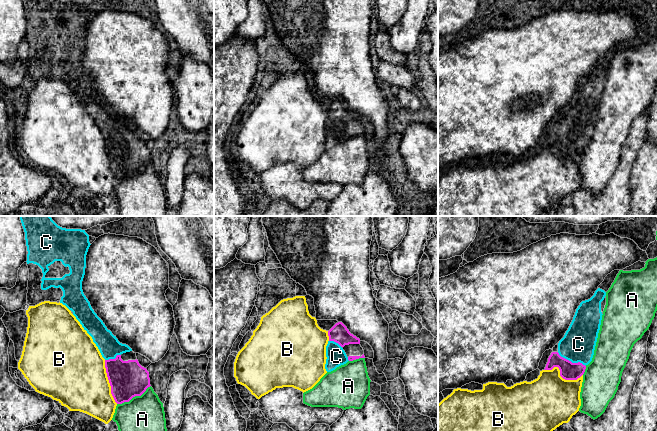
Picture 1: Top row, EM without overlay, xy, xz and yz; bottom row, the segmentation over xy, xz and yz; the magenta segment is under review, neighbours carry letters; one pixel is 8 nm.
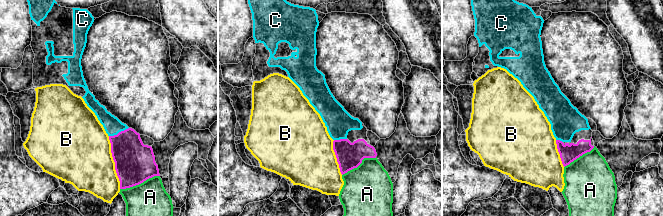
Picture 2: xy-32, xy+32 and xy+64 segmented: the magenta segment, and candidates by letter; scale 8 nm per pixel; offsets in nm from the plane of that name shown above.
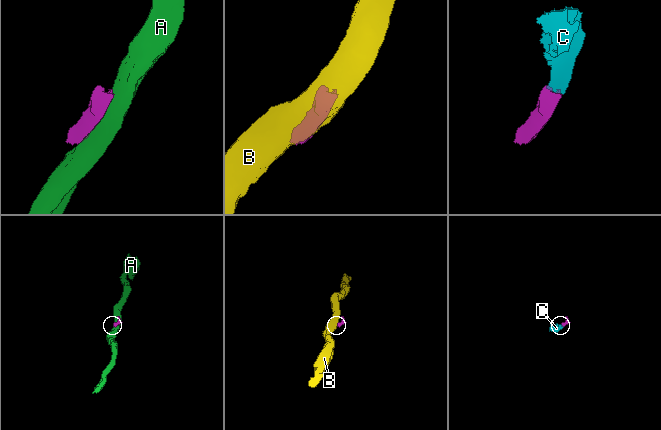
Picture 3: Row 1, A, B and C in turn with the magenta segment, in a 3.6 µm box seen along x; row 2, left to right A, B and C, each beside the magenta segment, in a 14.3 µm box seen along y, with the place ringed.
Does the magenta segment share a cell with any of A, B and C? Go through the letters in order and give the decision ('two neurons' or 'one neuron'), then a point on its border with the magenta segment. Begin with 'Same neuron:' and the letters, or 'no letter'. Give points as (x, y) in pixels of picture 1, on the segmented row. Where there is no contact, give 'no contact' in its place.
Same neuron: C
A: two neurons | xy (133, 396)
B: two neurons | yz (561, 376)
C: one neuron | yz (570, 361)

